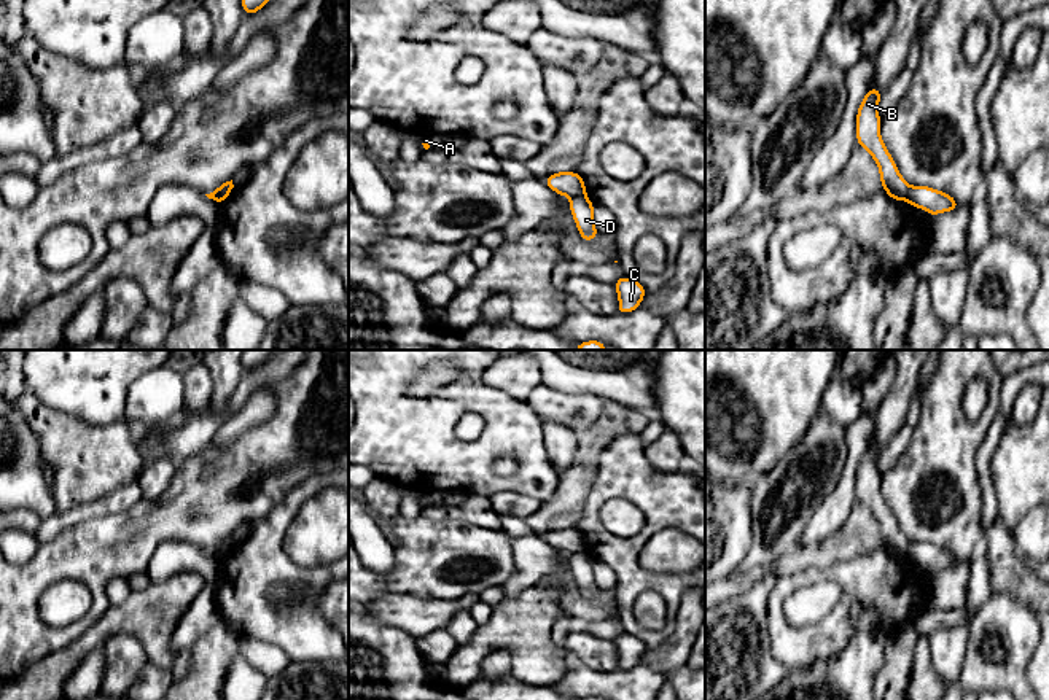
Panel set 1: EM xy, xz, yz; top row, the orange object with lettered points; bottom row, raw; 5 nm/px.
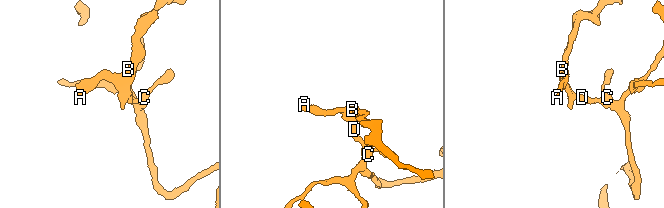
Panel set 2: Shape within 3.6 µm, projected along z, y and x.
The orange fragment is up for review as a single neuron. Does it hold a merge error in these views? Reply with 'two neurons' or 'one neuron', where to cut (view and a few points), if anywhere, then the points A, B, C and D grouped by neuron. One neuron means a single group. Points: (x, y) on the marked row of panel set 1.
two neurons; cut xz (584, 194), (572, 198); groups A B / C D

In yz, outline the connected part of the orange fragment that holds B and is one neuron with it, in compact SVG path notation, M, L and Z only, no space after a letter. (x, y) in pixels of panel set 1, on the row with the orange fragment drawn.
M869 88L856 111L856 143L875 161L880 172L880 185L893 200L907 200L909 183L899 173L895 159L880 137L879 88Z

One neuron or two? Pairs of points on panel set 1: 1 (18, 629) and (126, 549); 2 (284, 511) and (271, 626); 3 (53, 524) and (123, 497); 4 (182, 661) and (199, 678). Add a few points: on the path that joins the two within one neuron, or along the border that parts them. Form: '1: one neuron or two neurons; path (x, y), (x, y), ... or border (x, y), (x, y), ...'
1: one neuron; path (24, 595), (62, 557), (75, 552), (93, 552)
2: one neuron; path (268, 540), (261, 556), (261, 597)
3: one neuron; path (70, 517), (105, 506)
4: two neurons; border (190, 651), (190, 668), (174, 681)

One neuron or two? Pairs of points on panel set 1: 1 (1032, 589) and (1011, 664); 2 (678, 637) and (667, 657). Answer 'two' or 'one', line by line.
1: two
2: one

